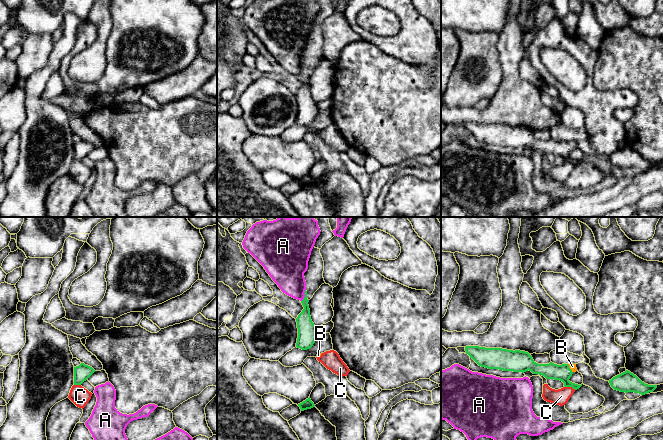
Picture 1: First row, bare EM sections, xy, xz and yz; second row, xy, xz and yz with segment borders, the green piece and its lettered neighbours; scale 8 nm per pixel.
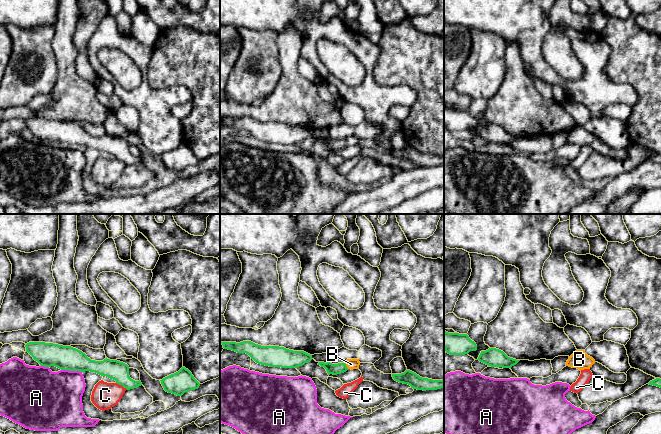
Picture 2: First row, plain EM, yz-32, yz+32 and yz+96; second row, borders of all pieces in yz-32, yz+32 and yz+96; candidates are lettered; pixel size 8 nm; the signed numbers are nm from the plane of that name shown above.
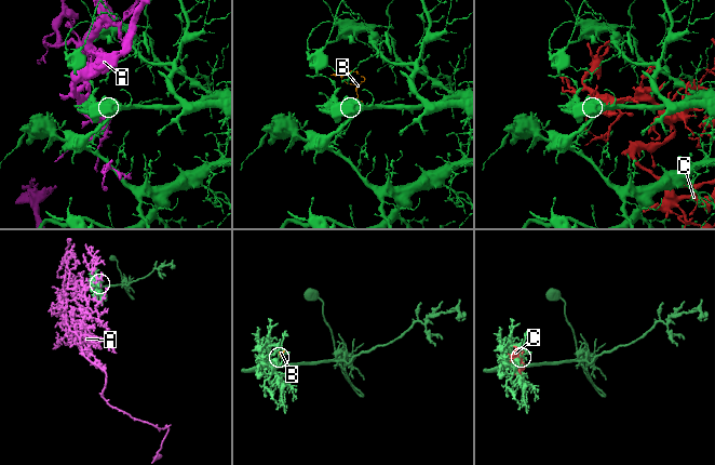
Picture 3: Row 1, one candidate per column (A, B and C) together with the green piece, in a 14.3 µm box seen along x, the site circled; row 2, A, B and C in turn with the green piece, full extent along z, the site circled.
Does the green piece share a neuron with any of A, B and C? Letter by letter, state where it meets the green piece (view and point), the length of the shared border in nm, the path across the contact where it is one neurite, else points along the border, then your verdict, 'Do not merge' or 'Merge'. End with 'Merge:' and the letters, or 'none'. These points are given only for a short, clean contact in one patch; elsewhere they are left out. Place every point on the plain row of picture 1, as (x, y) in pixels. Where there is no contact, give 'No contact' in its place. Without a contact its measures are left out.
A: Touches green at xz (305, 71). Shared border 110 nm. Boundary: xz (305, 65), (301, 77). Do not merge
B: Touches green at yz (569, 144). Shared border 80 nm. Path across: yz (562, 148), (569, 144), (572, 142). Merge
C: Touches green at yz (570, 162). Shared border 90 nm. Do not merge
Merge: B

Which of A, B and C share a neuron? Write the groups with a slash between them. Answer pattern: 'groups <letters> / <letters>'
groups A / B / C

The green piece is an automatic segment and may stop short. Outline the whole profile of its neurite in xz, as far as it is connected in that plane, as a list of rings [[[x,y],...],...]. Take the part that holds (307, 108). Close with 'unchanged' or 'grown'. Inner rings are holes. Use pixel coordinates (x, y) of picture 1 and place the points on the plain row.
[[[305,66],[305,73],[301,77],[304,85],[296,94],[297,104],[298,104],[298,114],[296,123],[302,126],[310,125],[316,117],[317,114],[317,103],[311,96],[310,85],[307,75],[307,67]]]; unchanged

